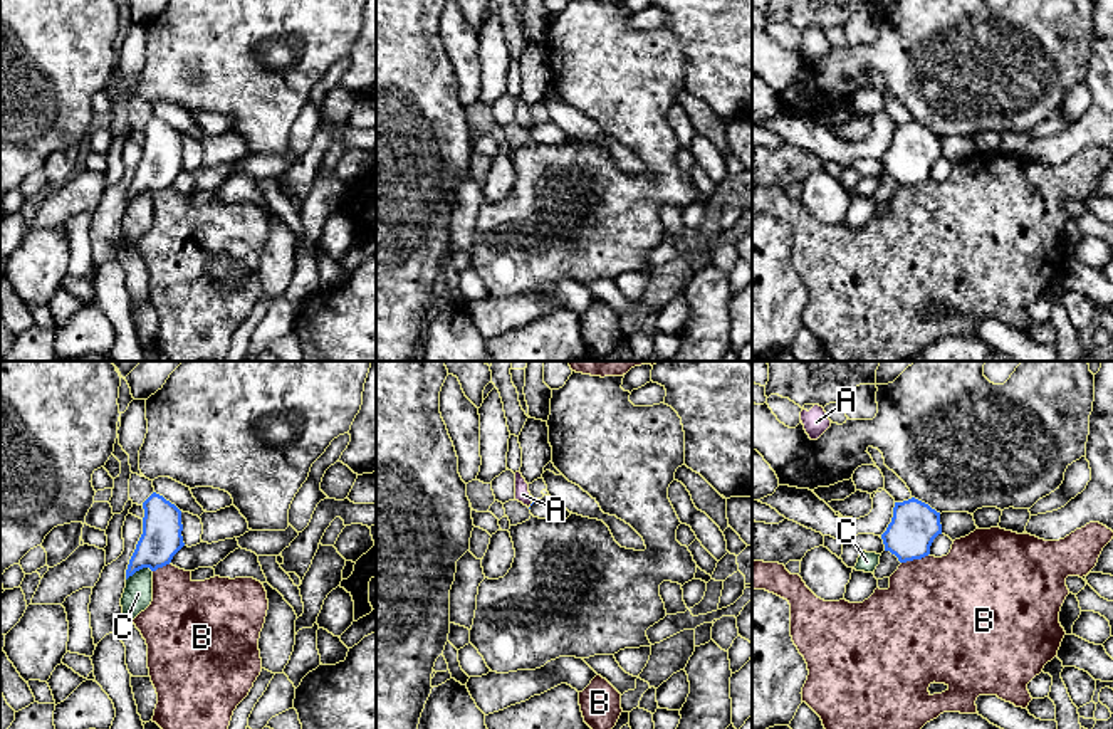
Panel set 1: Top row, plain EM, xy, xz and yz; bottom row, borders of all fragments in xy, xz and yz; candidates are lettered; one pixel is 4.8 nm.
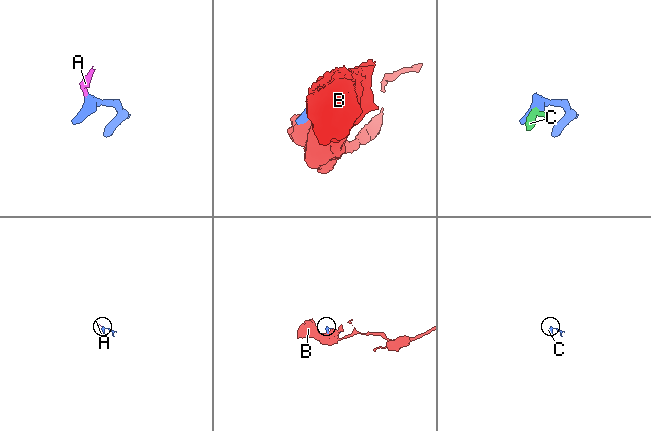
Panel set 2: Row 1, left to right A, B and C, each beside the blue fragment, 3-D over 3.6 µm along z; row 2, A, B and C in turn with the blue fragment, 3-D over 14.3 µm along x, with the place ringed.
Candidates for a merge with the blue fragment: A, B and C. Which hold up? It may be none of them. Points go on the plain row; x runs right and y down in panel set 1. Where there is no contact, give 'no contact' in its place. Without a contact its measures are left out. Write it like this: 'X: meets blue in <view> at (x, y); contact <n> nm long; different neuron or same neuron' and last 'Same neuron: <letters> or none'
A: meets blue in xz at (532, 126); contact 60 nm long; same neuron
B: meets blue in yz at (915, 182); contact 140 nm long; different neuron
C: meets blue in xy at (138, 194); contact 140 nm long; different neuron
Same neuron: A

